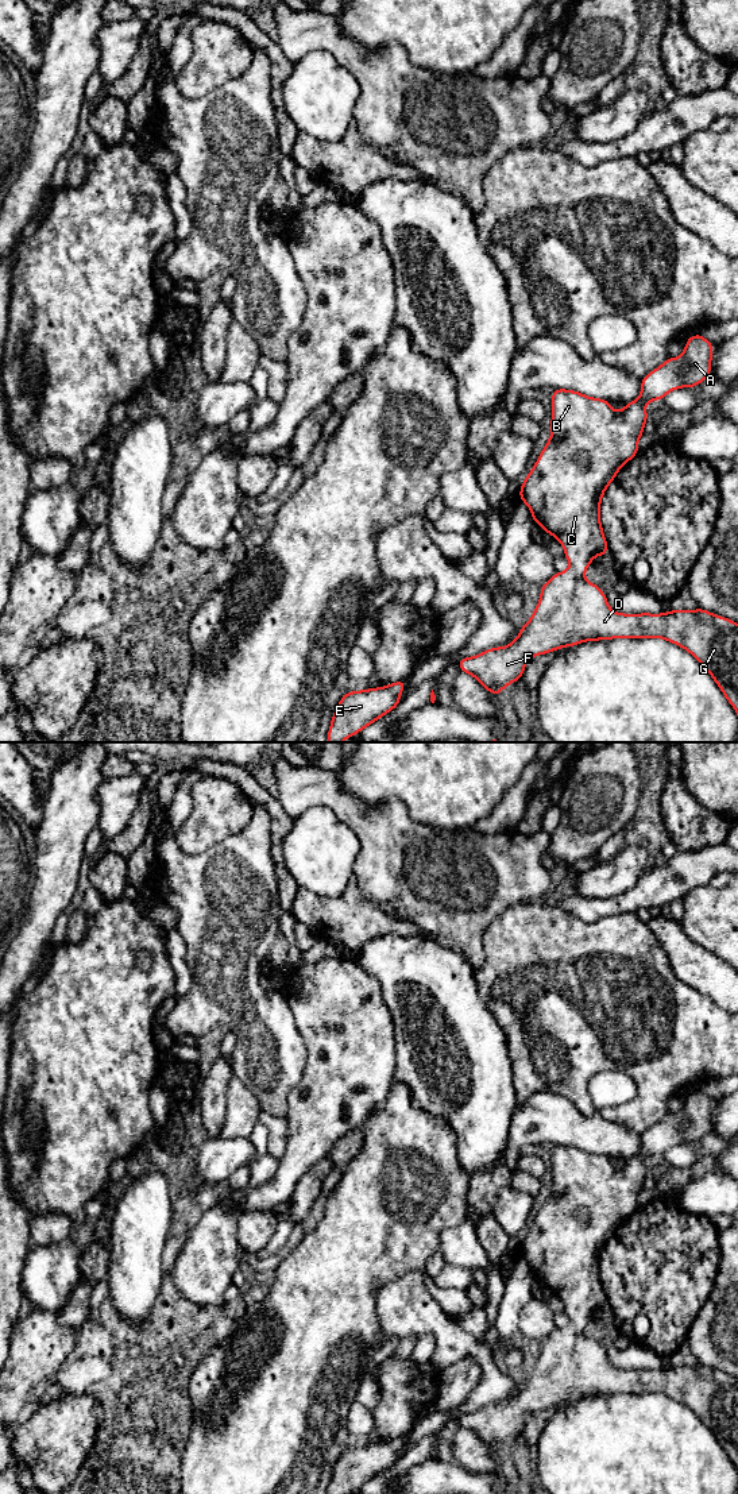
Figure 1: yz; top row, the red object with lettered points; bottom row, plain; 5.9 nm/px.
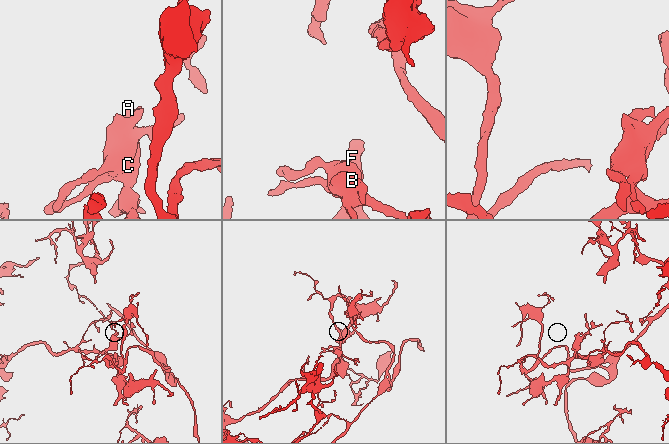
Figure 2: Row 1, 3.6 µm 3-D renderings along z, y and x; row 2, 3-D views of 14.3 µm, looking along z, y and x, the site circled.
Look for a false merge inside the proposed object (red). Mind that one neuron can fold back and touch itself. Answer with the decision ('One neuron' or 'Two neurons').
One neuron

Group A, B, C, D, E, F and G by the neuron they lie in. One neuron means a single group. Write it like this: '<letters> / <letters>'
A B C D E F G

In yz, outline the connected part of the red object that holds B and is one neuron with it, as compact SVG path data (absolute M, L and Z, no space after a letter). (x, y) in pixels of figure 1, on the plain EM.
M702 1090L687 1095L684 1108L676 1115L666 1116L641 1136L641 1151L615 1167L606 1155L587 1153L575 1146L557 1144L552 1150L552 1188L548 1200L540 1209L534 1223L521 1240L519 1254L532 1267L534 1278L542 1286L557 1294L564 1304L569 1324L556 1328L544 1341L537 1363L526 1381L521 1382L517 1394L507 1402L490 1404L474 1413L459 1416L459 1427L472 1431L488 1448L499 1448L522 1435L525 1421L530 1413L559 1406L563 1402L575 1402L583 1397L613 1394L664 1394L688 1406L712 1432L729 1459L738 1470L738 1379L698 1363L689 1366L672 1366L662 1370L622 1370L610 1364L604 1348L594 1339L586 1336L584 1328L596 1310L607 1312L607 1297L600 1281L600 1255L607 1242L614 1236L621 1223L638 1209L638 1194L644 1190L644 1181L649 1174L645 1161L662 1155L671 1146L693 1143L710 1132L714 1103Z

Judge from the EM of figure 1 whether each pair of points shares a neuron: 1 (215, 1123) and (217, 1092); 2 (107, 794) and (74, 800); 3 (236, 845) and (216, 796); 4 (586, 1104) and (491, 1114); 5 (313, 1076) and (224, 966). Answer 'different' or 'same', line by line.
1: same
2: different
3: different
4: different
5: different

